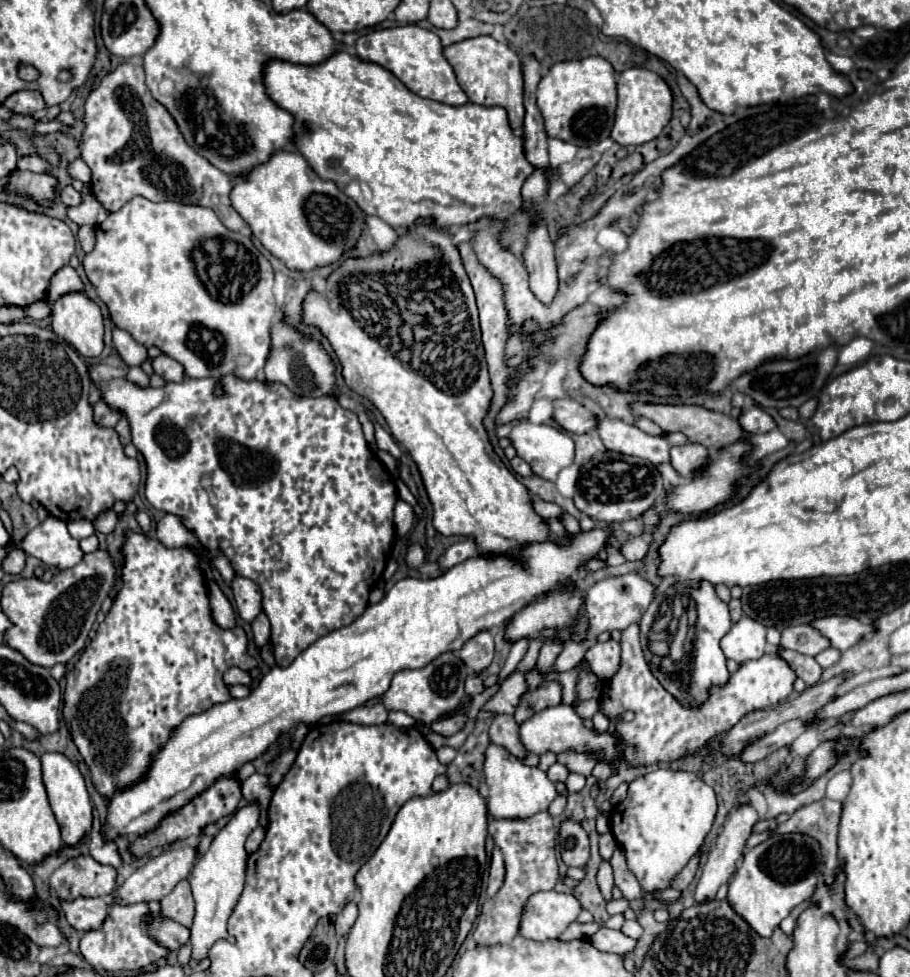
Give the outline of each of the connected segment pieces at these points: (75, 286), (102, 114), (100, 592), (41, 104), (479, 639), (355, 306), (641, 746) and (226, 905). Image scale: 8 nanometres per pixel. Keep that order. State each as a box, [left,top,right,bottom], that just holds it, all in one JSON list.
[[47,265,83,305],[79,59,245,231],[1,549,119,669],[3,91,46,116],[459,631,493,673],[301,217,555,557],[601,623,797,765],[189,805,259,961]]

